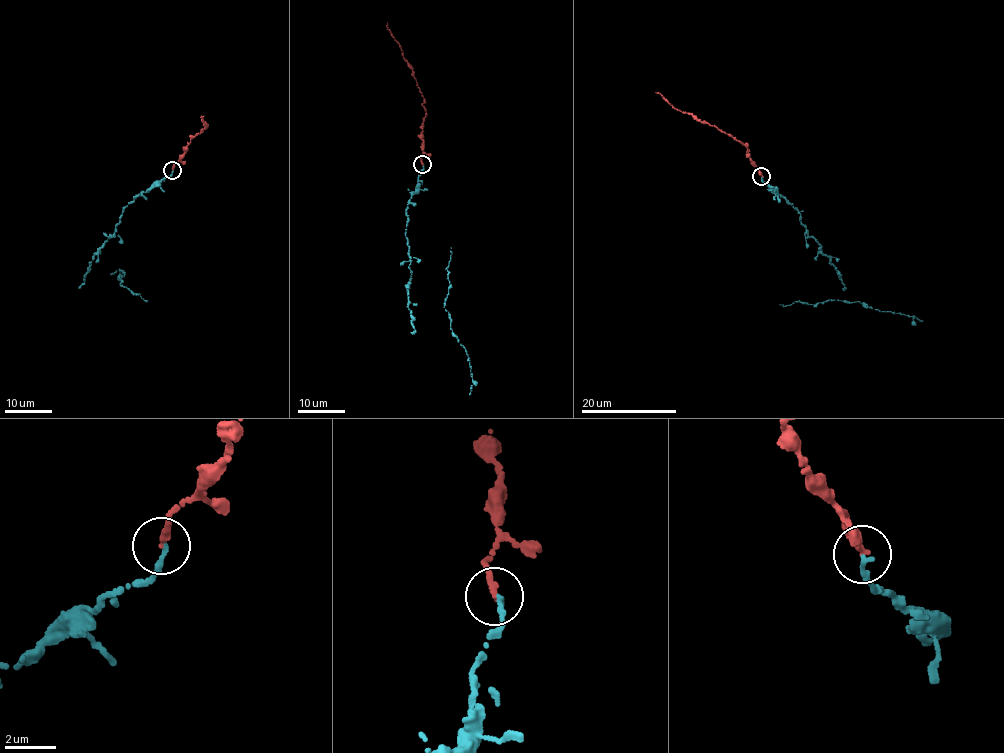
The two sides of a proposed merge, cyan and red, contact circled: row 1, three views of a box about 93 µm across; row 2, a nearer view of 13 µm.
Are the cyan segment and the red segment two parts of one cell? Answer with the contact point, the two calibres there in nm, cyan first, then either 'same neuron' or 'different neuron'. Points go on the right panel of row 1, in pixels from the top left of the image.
at (761, 176); 200 nm thick on the cyan side, 240 nm on the other; same neuron

